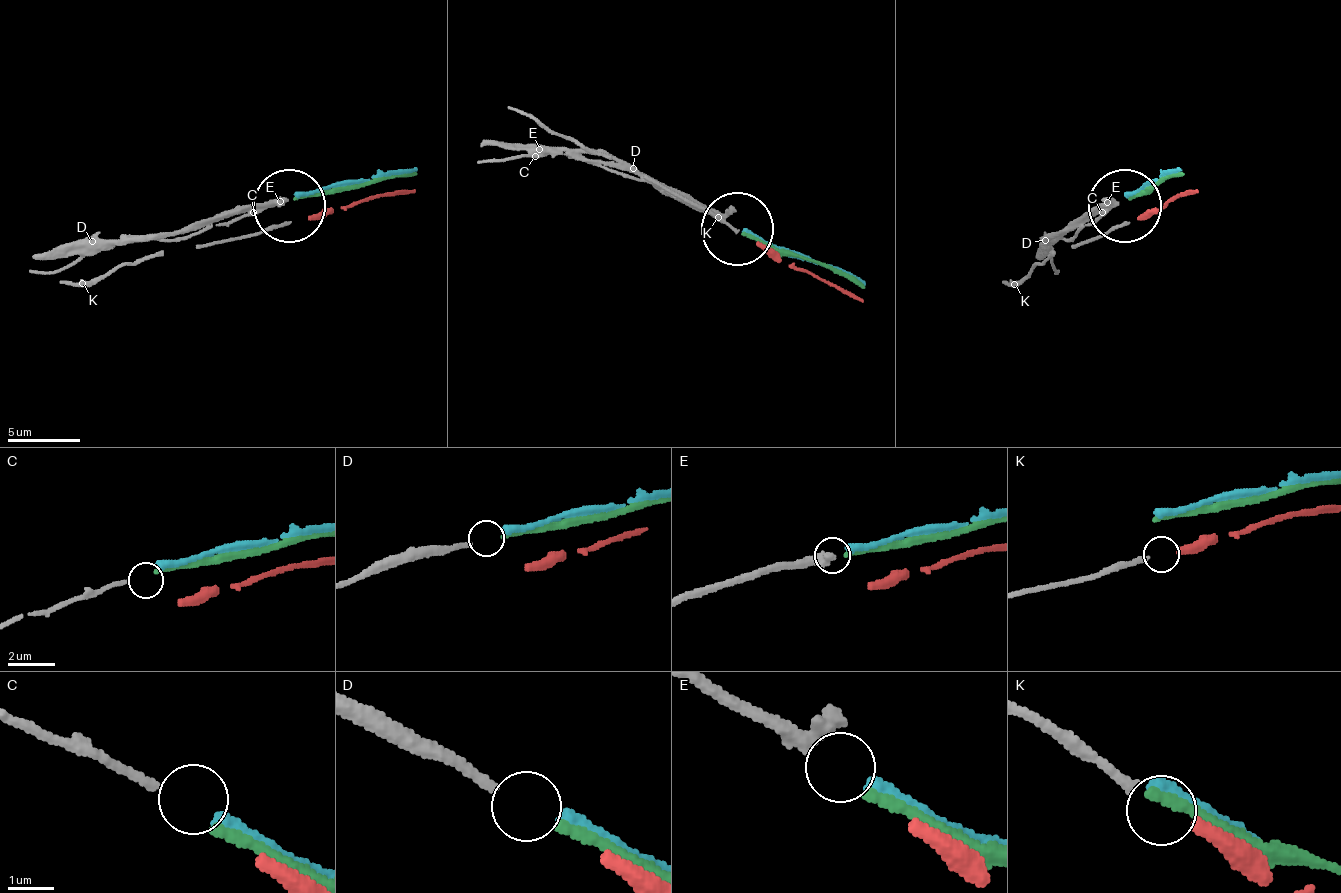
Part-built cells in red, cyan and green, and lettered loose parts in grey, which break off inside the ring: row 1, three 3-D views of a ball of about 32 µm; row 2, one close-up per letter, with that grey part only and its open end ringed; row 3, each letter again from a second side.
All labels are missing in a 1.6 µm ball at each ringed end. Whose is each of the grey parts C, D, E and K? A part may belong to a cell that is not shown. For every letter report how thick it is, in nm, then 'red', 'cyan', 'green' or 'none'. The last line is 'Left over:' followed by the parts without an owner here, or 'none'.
C: 190 nm thick; none
D: 220 nm thick; green
E: 460 nm thick; cyan
K: 200 nm thick; red
Left over: C

